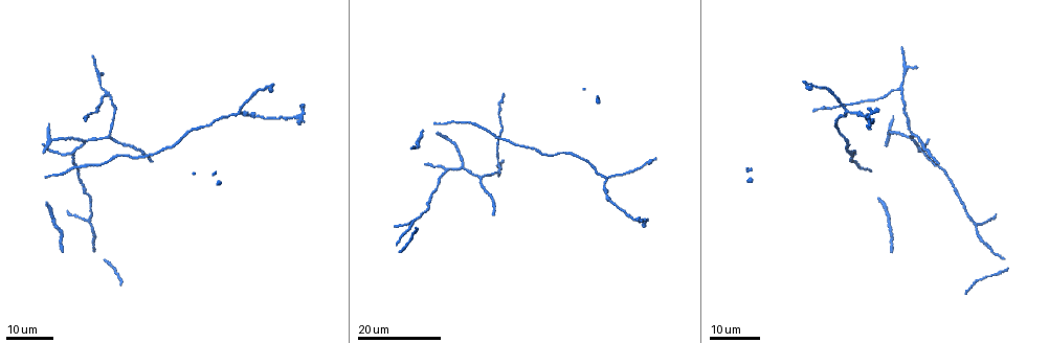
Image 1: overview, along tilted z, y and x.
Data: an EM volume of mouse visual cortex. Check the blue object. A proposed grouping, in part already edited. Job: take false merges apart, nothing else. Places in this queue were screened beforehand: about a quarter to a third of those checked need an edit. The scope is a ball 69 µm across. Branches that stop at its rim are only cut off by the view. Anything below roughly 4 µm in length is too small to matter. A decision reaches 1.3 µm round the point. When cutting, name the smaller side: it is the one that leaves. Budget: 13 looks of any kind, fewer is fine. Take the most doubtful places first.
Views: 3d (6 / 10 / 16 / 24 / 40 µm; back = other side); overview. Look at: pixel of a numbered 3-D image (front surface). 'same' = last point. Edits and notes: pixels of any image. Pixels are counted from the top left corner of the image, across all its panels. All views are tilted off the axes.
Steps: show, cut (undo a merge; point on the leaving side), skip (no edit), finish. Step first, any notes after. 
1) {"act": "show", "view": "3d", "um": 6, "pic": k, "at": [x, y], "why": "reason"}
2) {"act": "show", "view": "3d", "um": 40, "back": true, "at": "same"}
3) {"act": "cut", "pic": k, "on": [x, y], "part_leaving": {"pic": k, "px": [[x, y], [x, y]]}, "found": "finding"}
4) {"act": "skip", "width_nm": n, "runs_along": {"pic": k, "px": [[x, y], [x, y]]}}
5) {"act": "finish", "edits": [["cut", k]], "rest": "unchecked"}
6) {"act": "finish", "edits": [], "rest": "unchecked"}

{"act": "show", "view": "3d", "um": 16, "pic": 1, "at": [86, 221], "why": "a fork"}

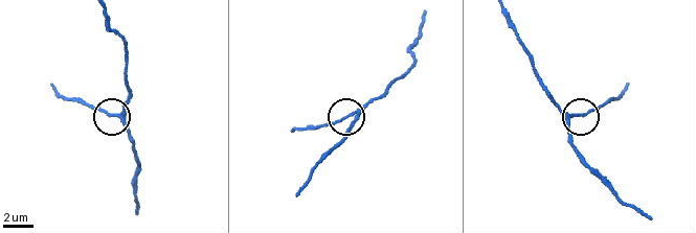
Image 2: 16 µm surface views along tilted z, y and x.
{"act": "show", "view": "3d", "um": 6, "pic": 2, "at": [569, 116]}

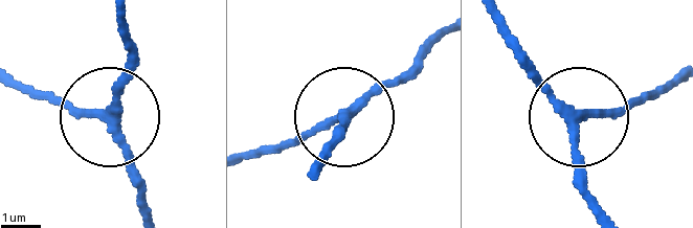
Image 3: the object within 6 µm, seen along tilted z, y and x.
{"act": "skip", "arms": 3, "runs_along": {"pic": 3, "px": [[492, 19], [521, 69], [577, 115], [611, 117], [646, 98]]}, "found": "continuous, no second cell"}

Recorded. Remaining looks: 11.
{"act": "show", "view": "3d", "um": 24, "pic": 1, "at": [298, 116], "why": "four arms meet"}

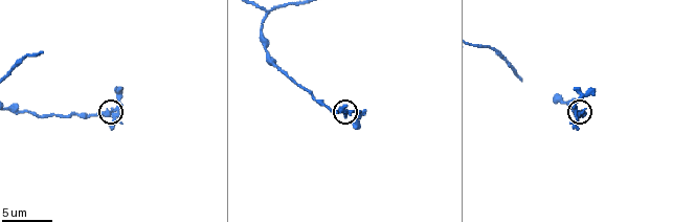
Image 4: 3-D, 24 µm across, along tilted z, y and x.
{"act": "show", "view": "3d", "um": 10, "pic": 4, "at": [577, 110], "why": "zoom in"}

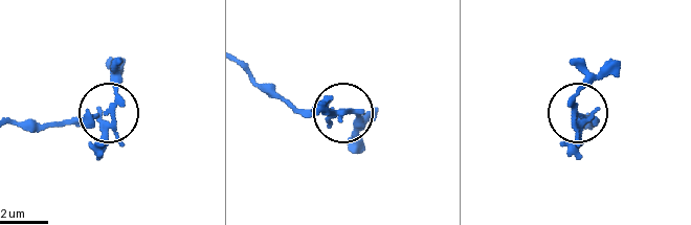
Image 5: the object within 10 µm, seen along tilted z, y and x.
{"act": "skip", "found": "one cell here"}

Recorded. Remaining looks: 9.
{"act": "show", "view": "3d", "um": 24, "pic": 1, "at": [500, 164], "why": "branch point"}

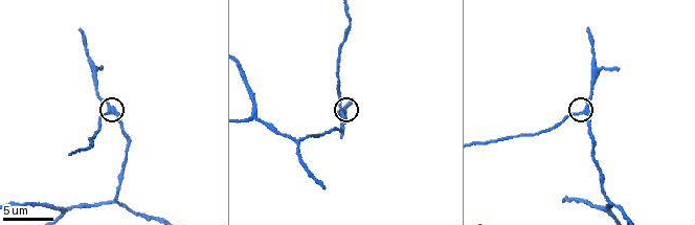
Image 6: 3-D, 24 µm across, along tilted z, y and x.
{"act": "show", "view": "3d", "um": 10, "pic": 6, "at": [110, 110]}

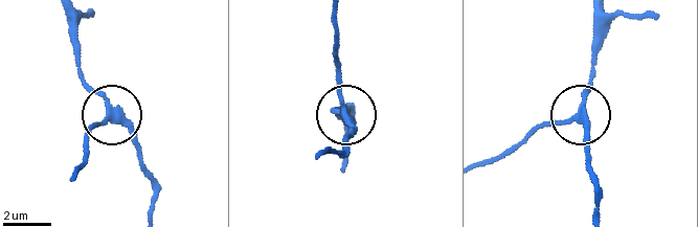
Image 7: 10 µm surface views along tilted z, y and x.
{"act": "skip", "width_nm": 230, "runs_along": {"pic": 7, "px": [[151, 213], [150, 177], [135, 130], [77, 66]]}, "found": "one cell here"}

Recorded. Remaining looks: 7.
{"act": "show", "view": "3d", "um": 6, "pic": 4, "at": [266, 15], "why": "branch point"}

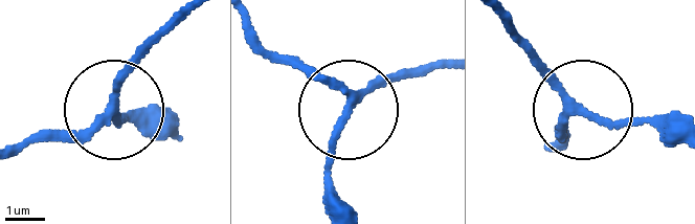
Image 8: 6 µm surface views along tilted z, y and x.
{"act": "show", "view": "3d", "um": 6, "back": true, "pic": 8, "at": [578, 107], "why": "other side"}

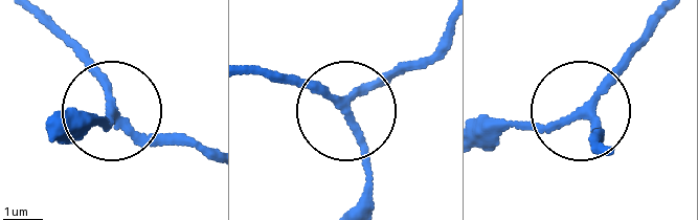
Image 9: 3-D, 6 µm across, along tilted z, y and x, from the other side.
{"act": "skip", "side_arm_um": 15, "runs_along": {"pic": 9, "px": [[603, 145], [581, 107], [645, 45]]}, "found": "continuous, no second cell"}

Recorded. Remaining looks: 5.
{"act": "show", "view": "3d", "um": 16, "pic": 1, "at": [448, 169], "why": "side arm on a straight run"}

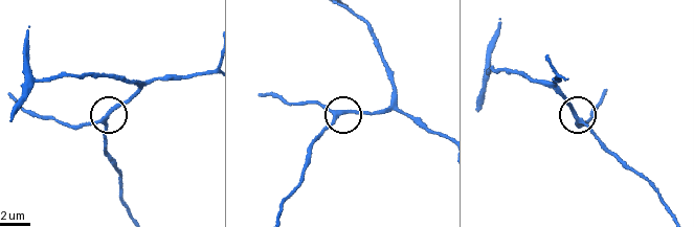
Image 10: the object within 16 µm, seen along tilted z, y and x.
{"act": "show", "view": "3d", "um": 6, "pic": 10, "at": [106, 122]}

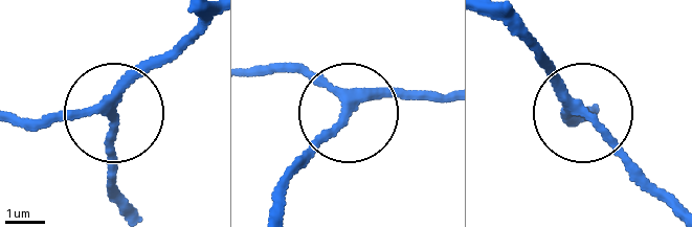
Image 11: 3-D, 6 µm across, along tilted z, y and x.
{"act": "skip", "width_nm": 210, "found": "continuous, no second cell"}

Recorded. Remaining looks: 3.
{"act": "show", "view": "3d", "um": 16, "pic": 6, "at": [66, 208], "why": "arms part here"}

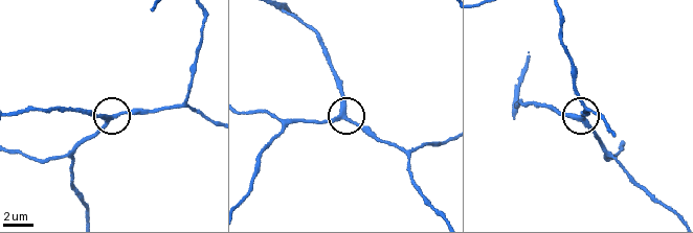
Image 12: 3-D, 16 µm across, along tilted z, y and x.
{"act": "skip", "width_nm": 270, "found": "all the same cell"}

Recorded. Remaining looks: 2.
{"act": "finish", "edits": [], "rest": "unchecked"}

